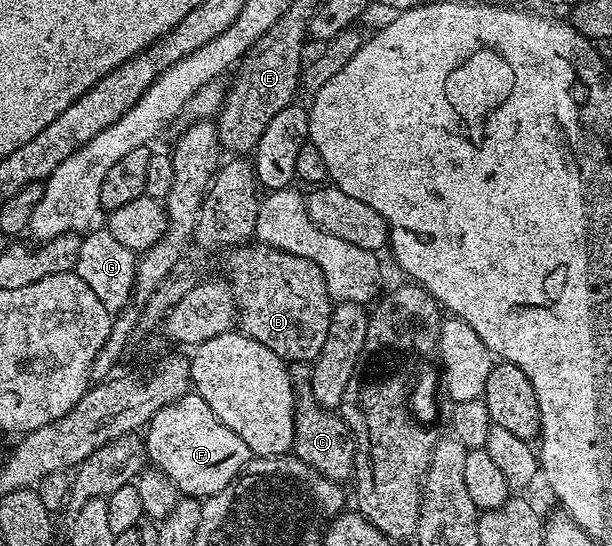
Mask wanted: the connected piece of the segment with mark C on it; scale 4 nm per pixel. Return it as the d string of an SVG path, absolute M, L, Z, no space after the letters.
M294 362L288 367L288 375L292 377L292 392L296 397L294 412L294 440L292 450L295 457L301 458L310 468L322 472L330 480L344 484L353 477L353 466L356 460L356 445L352 442L352 434L339 413L329 407L320 406L314 400L312 391L312 367L307 362Z

